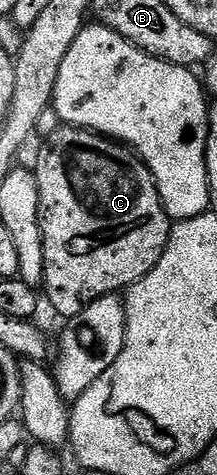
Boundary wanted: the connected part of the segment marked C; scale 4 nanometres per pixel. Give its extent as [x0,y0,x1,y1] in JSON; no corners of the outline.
[36,127,172,318]

